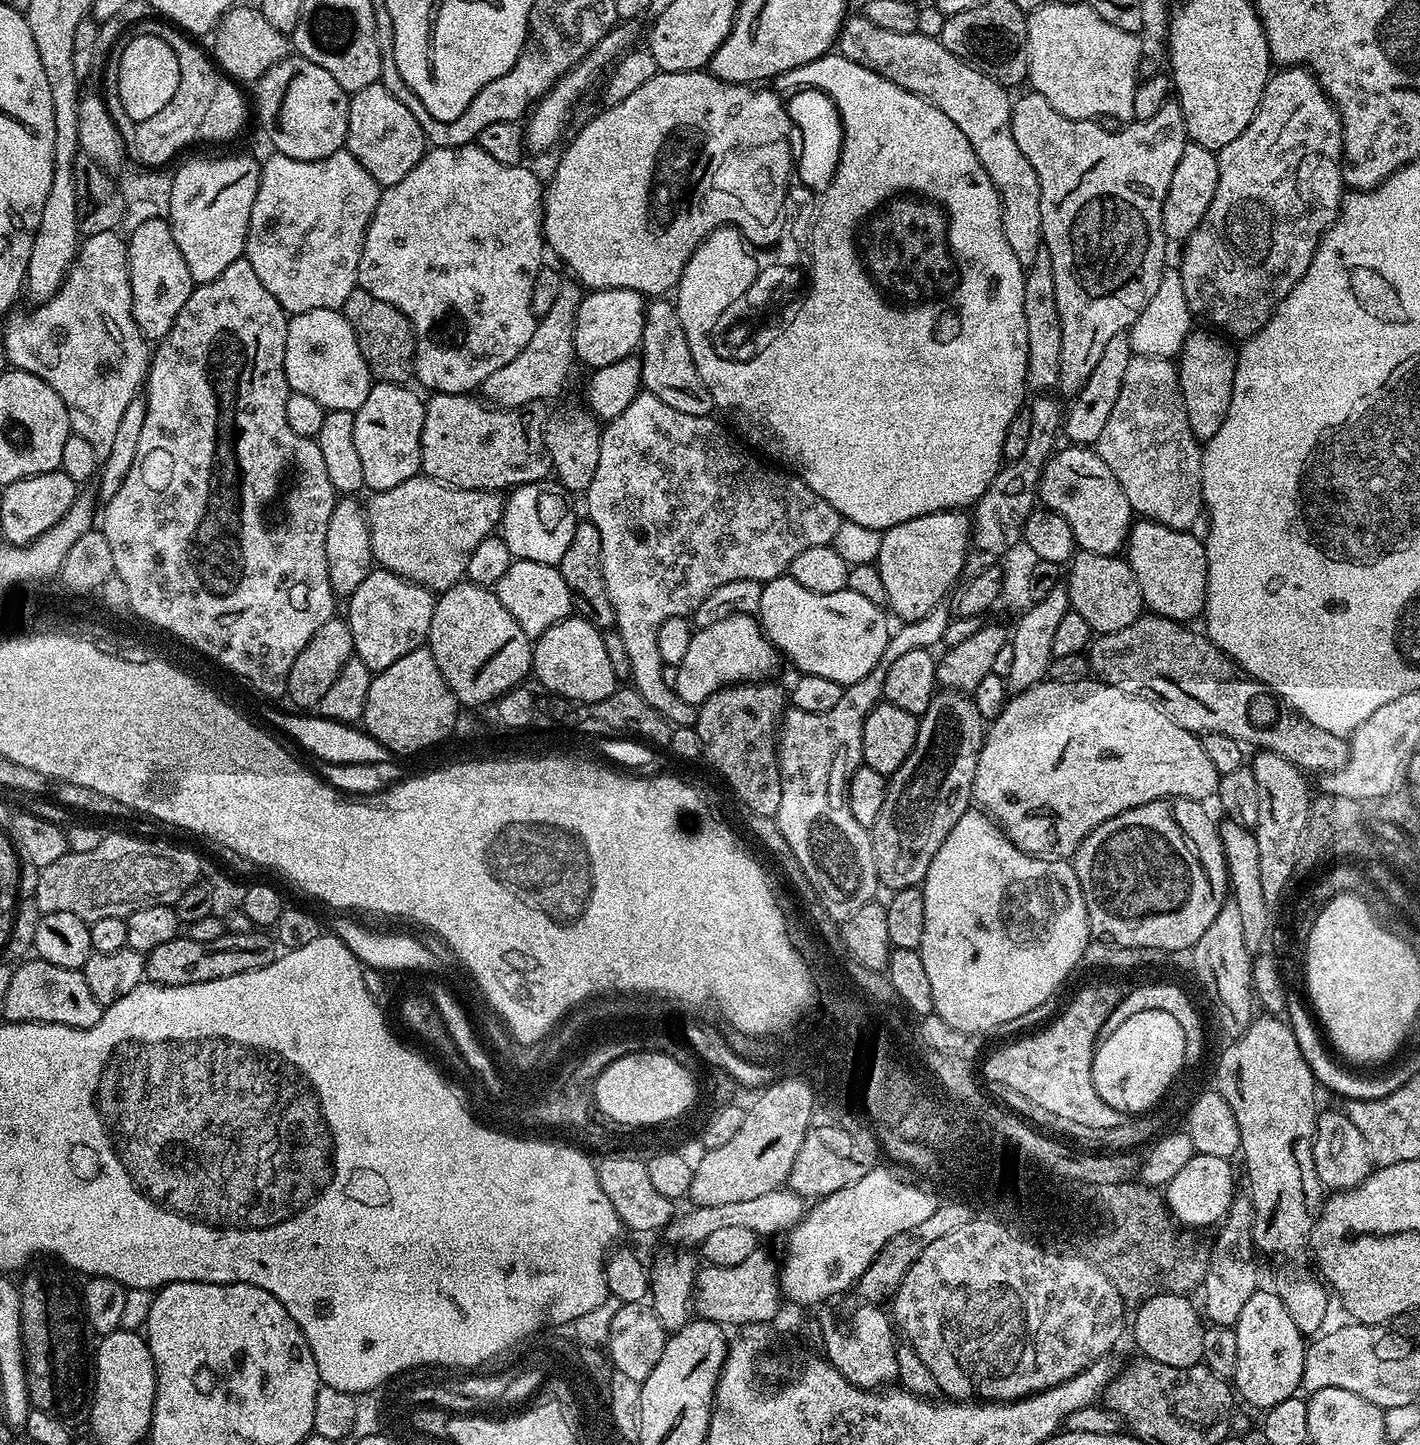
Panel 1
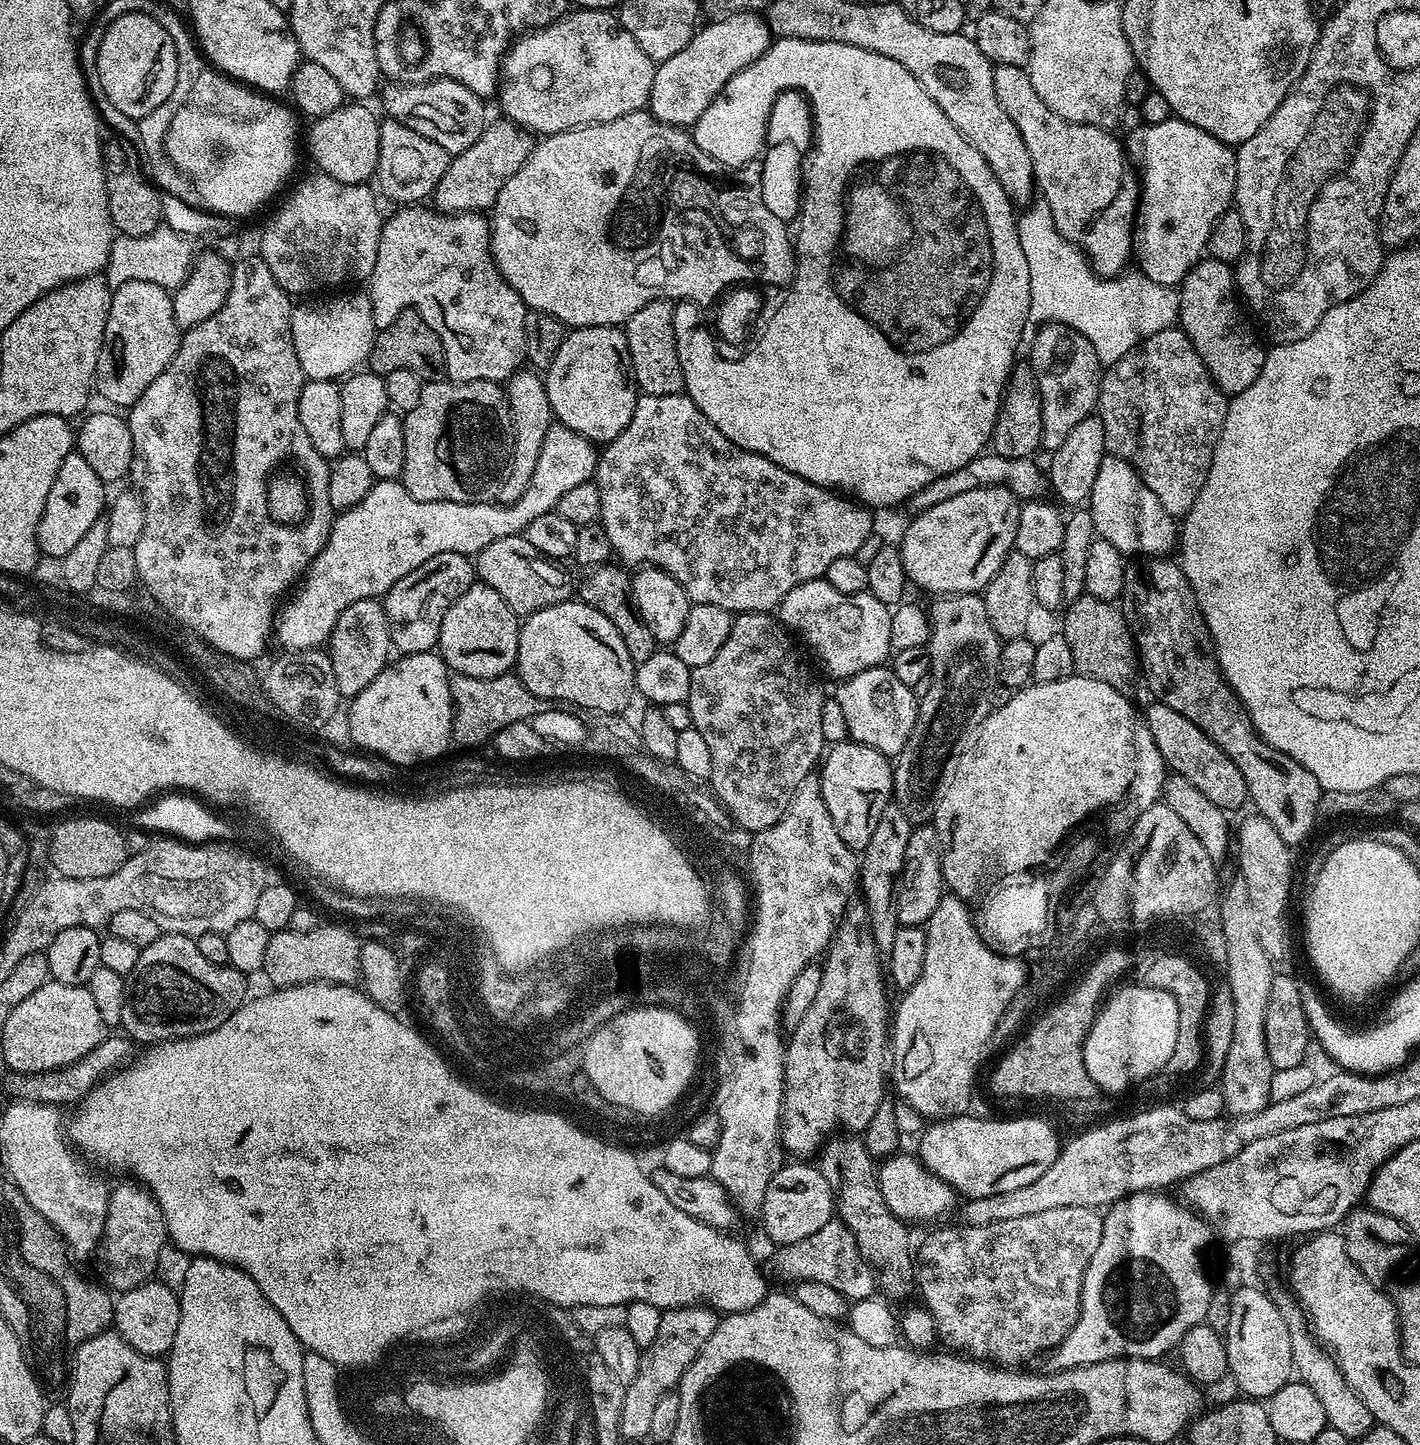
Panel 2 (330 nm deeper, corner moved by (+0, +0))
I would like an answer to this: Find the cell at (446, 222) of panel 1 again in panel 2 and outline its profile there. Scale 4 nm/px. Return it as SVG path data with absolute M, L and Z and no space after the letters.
M404 206L396 210L389 220L387 217L380 225L378 258L366 293L372 301L373 322L377 329L387 327L406 308L414 309L423 318L426 326L430 326L441 339L442 350L445 351L444 371L449 381L458 384L479 380L504 382L525 359L526 306L519 294L504 281L492 260L487 215L479 212L445 214L432 206Z

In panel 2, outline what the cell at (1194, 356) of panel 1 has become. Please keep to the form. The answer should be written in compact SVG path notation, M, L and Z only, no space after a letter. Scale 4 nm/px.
M1202 258L1188 271L1178 291L1179 327L1190 338L1194 350L1200 355L1206 370L1212 375L1214 383L1224 391L1224 395L1231 398L1242 394L1242 390L1246 390L1246 386L1250 386L1254 378L1260 376L1266 348L1256 341L1251 326L1240 313L1242 304L1238 299L1233 265L1221 260Z

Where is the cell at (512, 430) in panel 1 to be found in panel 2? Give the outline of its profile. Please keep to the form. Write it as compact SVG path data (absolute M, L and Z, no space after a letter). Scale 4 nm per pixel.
M497 381L425 383L418 404L403 417L403 422L406 458L402 483L415 500L487 504L497 499L512 454L512 415L505 389Z

